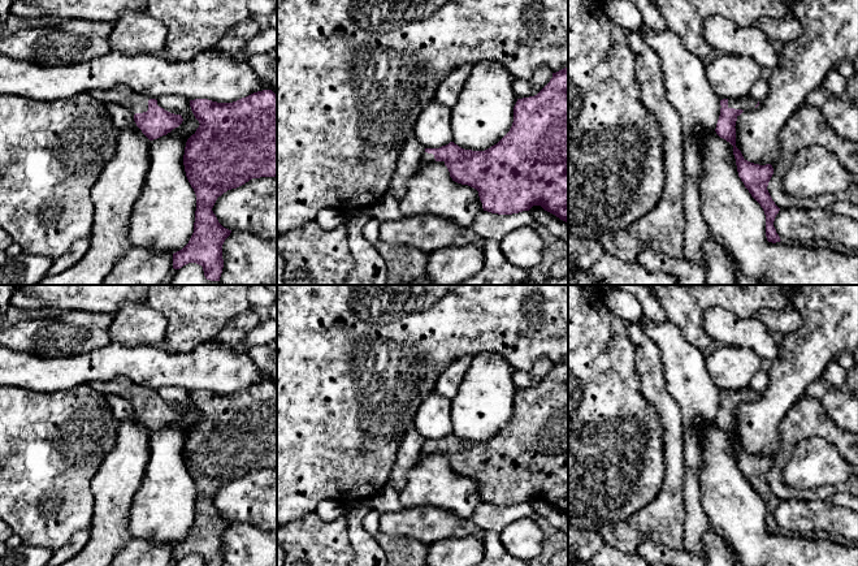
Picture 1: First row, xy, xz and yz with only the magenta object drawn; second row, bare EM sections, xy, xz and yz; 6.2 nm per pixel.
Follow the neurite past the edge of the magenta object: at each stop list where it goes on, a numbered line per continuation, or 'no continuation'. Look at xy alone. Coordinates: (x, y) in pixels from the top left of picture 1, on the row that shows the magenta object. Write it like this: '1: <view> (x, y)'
1: xy (135, 103)

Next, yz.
1: yz (745, 103)

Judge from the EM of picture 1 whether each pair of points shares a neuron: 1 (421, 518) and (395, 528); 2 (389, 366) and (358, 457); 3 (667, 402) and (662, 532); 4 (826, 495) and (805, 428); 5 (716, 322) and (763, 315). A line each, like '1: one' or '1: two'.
1: one
2: one
3: one
4: one
5: two

